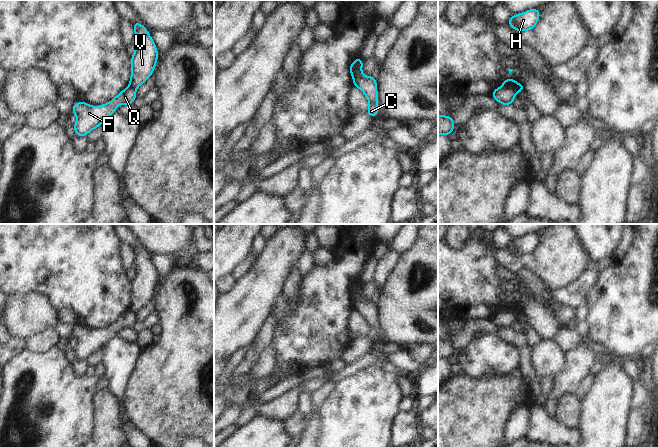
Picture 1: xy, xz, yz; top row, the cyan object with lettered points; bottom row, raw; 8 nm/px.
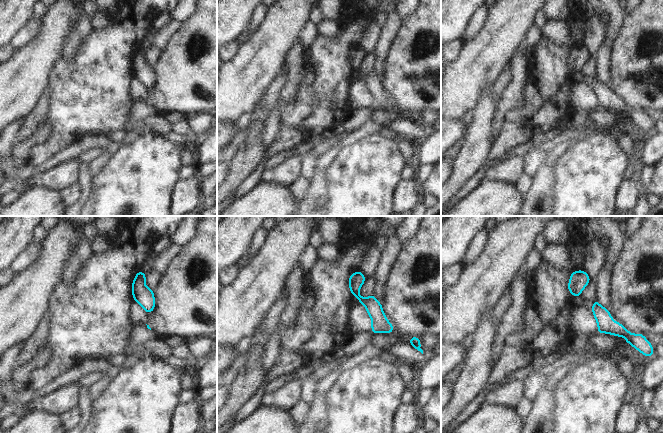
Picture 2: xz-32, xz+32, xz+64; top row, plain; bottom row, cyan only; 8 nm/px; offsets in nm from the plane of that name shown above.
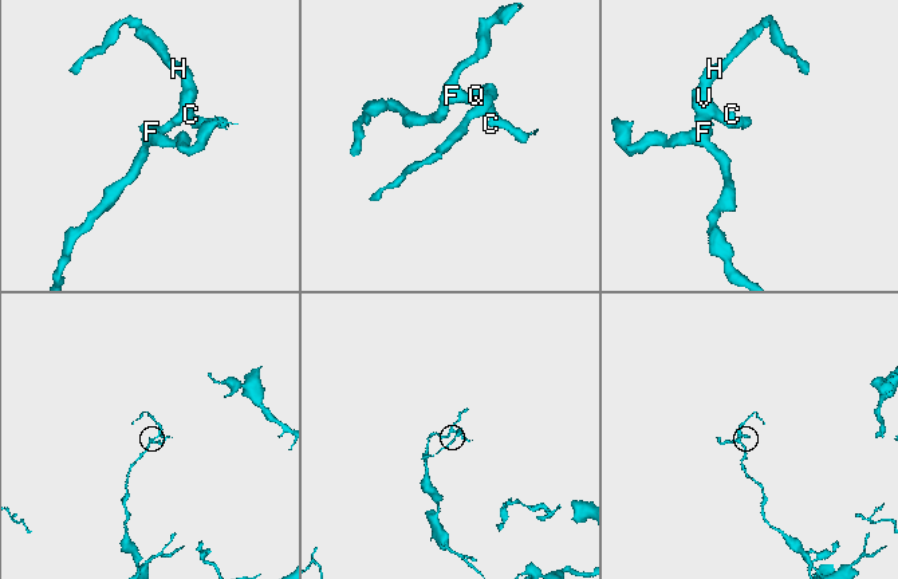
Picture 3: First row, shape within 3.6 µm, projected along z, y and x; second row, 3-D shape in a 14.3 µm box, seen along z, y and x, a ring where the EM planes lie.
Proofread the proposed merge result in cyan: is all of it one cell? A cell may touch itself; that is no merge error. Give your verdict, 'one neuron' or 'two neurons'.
two neurons

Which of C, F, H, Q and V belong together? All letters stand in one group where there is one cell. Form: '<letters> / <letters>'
C H V / F Q

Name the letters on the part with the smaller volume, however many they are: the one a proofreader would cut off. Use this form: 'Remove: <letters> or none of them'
Remove: C, H, V

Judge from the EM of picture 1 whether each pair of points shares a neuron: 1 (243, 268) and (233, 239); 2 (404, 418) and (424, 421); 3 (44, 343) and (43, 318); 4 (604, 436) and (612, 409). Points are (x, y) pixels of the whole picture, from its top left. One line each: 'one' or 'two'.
1: two
2: two
3: two
4: one

